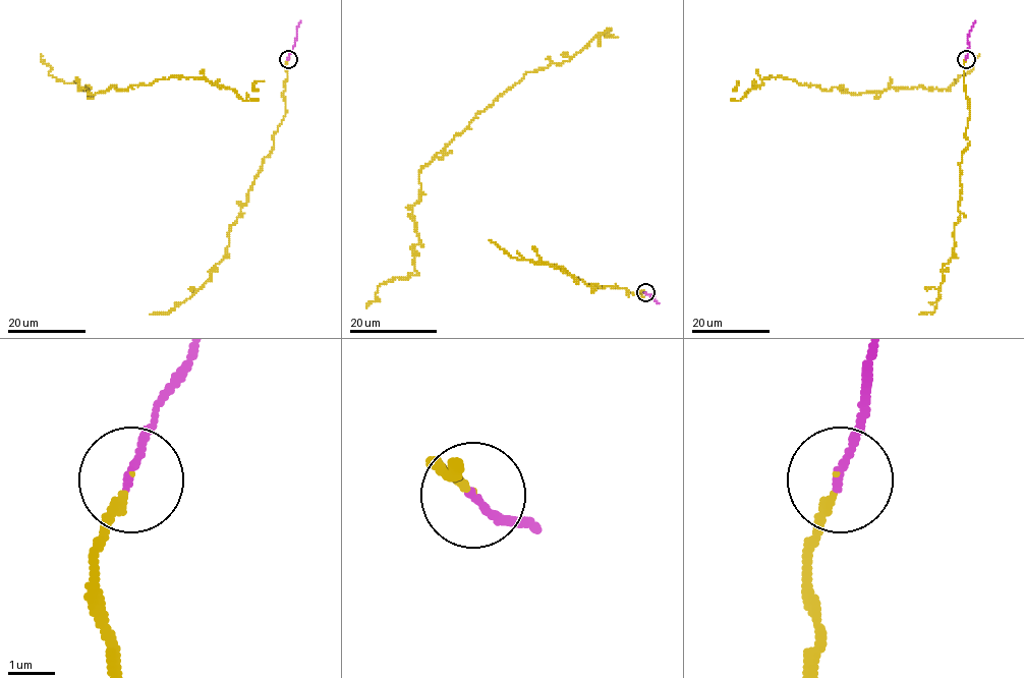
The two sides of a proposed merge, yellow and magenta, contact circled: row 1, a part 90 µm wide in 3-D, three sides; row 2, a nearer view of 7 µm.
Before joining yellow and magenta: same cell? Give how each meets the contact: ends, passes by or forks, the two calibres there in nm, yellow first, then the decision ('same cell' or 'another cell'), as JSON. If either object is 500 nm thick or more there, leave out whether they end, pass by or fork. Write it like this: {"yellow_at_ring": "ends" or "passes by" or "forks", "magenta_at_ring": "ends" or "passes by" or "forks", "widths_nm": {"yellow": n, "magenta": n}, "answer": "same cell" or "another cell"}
{"yellow_at_ring": "ends", "magenta_at_ring": "ends", "widths_nm": {"yellow": 120, "magenta": 160}, "answer": "same cell"}

